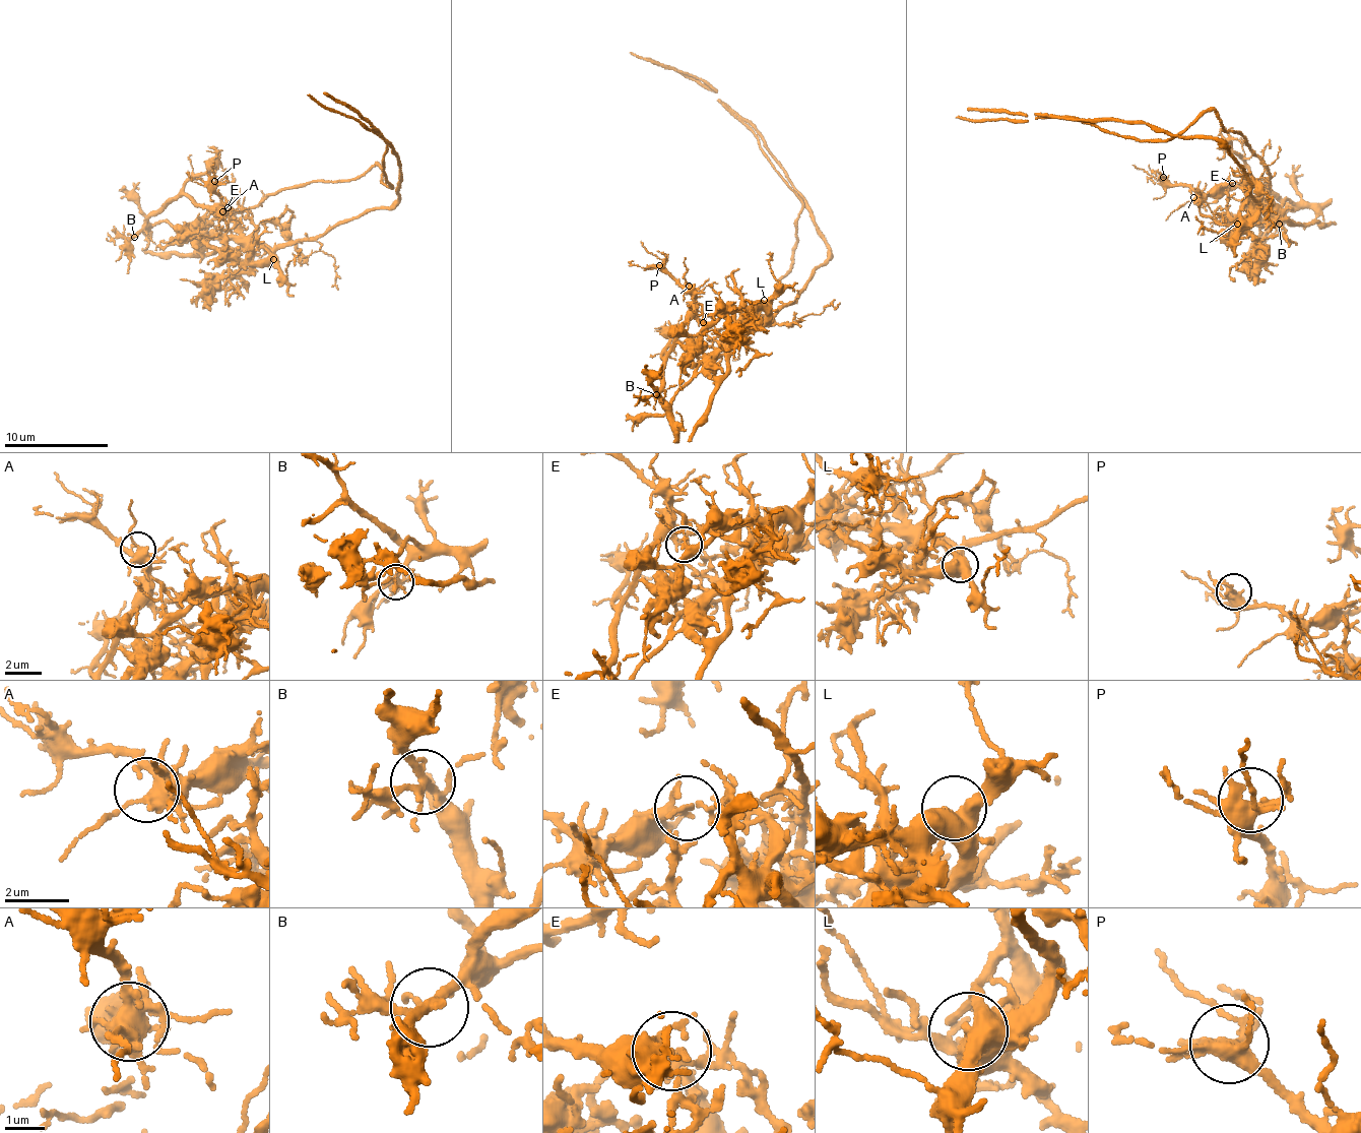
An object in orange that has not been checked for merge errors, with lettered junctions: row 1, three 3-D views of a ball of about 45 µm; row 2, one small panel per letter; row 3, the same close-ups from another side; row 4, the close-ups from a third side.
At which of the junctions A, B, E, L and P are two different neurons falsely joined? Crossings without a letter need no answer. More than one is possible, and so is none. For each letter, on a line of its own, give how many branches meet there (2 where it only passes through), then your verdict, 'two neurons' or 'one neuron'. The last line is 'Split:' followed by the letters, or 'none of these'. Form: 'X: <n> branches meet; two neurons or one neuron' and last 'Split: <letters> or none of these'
A: 7 branches meet; one neuron
B: 5 branches meet; one neuron
E: 5 branches meet; two neurons
L: 5 branches meet; one neuron
P: 7 branches meet; one neuron
Split: E

